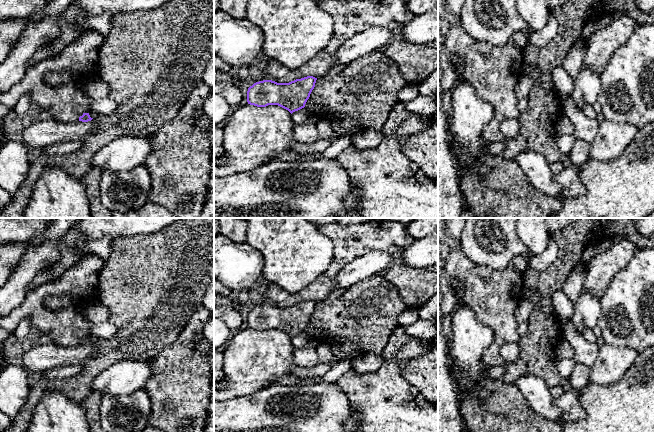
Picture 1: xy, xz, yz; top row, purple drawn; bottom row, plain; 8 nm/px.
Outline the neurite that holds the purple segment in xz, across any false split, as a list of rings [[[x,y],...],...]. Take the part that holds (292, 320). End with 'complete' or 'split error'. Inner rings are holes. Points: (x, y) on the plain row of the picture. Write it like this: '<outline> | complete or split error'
[[[307,300],[289,307],[263,304],[248,312],[247,326],[257,331],[278,329],[291,338],[305,331],[317,302]]] | complete

